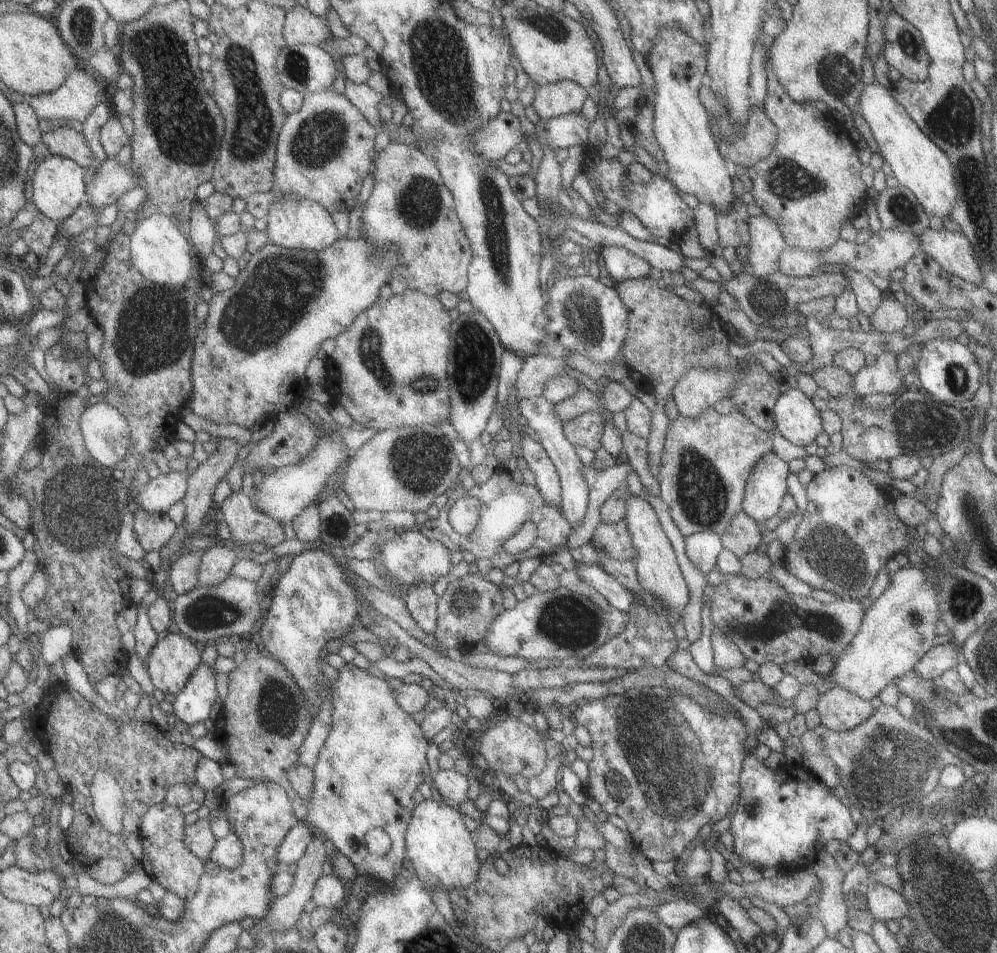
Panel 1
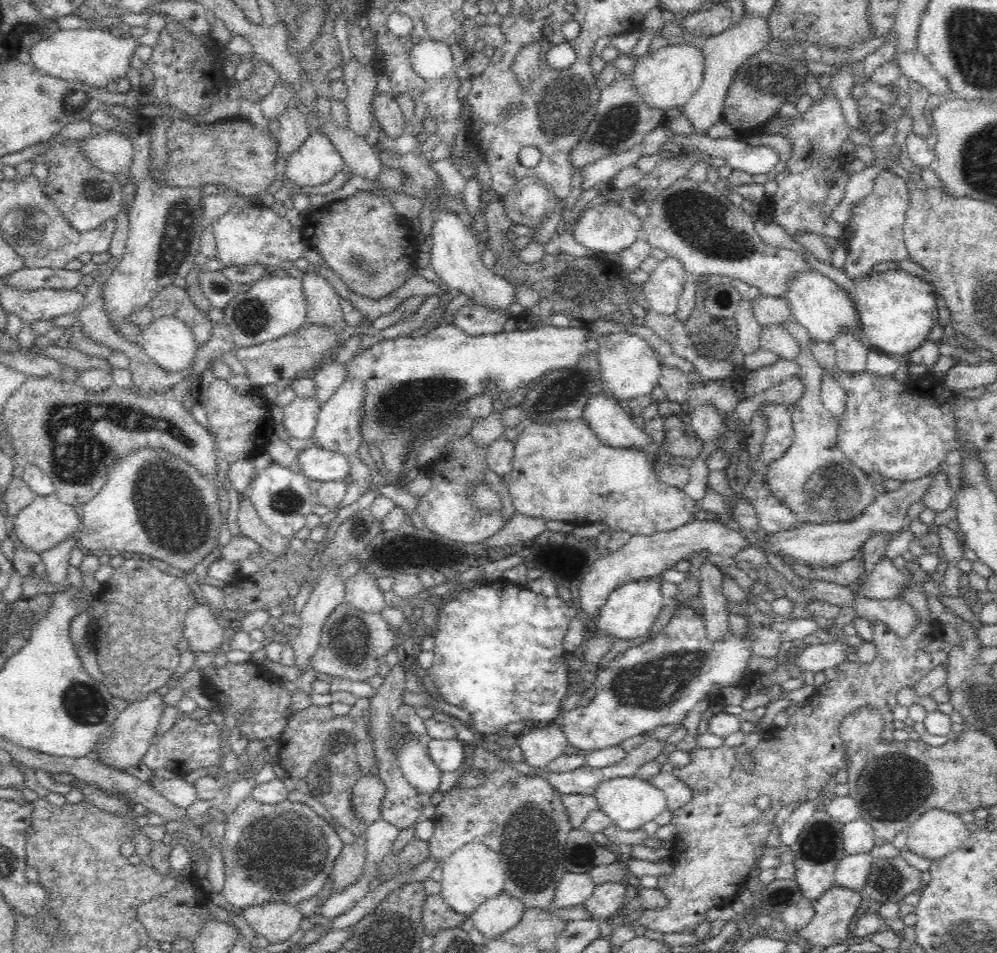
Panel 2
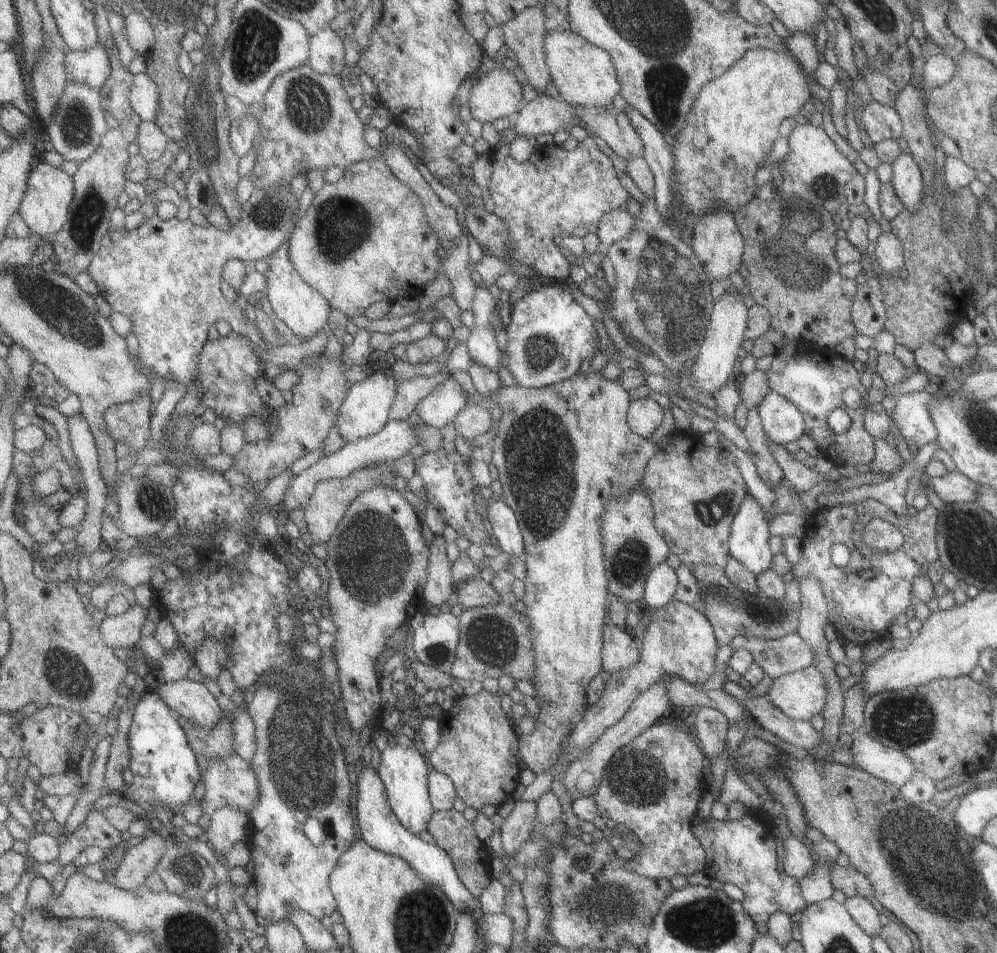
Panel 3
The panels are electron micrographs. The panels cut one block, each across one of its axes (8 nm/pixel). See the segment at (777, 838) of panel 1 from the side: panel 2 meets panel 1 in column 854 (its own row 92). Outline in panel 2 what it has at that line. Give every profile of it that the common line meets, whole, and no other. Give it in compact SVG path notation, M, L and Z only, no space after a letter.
M826 89L823 92L823 100L819 104L814 103L811 109L804 114L791 109L787 113L791 114L794 118L793 125L788 129L787 133L788 138L794 144L793 154L792 158L787 162L787 169L782 173L778 173L775 179L776 184L778 184L778 190L774 195L772 207L764 208L761 205L764 219L772 222L774 219L774 223L786 229L786 232L791 236L799 231L808 231L820 235L820 237L828 236L834 239L842 239L844 226L837 224L832 219L825 220L821 212L824 201L829 196L830 188L834 186L838 176L838 168L840 168L838 154L841 154L840 147L846 142L846 138L849 138L848 125L844 118L843 110L840 108L840 103Z

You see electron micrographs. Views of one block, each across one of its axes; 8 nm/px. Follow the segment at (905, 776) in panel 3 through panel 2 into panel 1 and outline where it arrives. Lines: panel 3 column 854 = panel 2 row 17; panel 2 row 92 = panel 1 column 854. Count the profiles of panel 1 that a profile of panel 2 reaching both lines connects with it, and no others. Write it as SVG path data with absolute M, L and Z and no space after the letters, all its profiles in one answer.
M831 687L818 696L814 709L821 725L832 731L844 731L865 720L874 708L868 700L845 689Z

